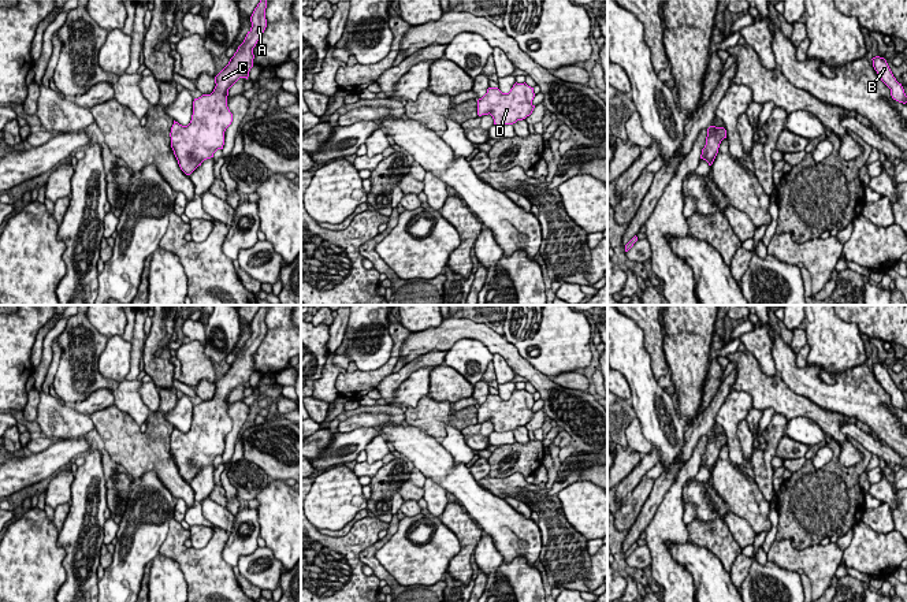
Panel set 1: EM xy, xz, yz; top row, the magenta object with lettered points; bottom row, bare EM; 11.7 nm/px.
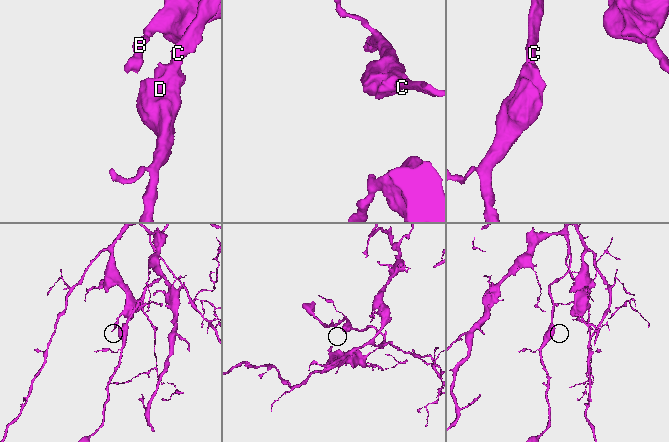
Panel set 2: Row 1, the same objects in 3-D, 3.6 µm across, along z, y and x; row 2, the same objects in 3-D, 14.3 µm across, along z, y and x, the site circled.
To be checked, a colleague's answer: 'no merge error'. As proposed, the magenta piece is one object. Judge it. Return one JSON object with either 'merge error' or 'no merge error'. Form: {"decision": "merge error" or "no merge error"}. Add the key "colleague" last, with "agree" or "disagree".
{"decision": "no merge error", "colleague": "agree"}

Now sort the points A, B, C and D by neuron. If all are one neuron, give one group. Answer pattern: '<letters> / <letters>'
A B C D

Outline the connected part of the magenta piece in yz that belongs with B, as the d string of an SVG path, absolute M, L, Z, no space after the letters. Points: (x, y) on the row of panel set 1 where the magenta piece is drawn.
M876 56L871 60L873 60L873 67L877 71L878 77L891 89L892 99L906 104L907 96L904 93L904 89L902 83L899 83L896 78L893 77L886 60L880 56Z

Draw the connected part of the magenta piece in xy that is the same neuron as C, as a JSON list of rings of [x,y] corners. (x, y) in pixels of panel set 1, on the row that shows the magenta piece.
[[[260,0],[254,8],[244,42],[238,47],[228,64],[215,77],[215,89],[193,101],[193,115],[187,126],[174,120],[171,127],[171,148],[181,170],[190,175],[201,163],[223,149],[224,131],[233,122],[227,107],[228,89],[239,79],[249,77],[253,67],[253,48],[267,27],[267,0]]]

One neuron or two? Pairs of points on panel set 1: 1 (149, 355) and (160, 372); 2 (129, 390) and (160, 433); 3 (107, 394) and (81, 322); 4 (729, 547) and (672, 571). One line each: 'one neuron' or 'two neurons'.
1: one neuron
2: two neurons
3: two neurons
4: two neurons

